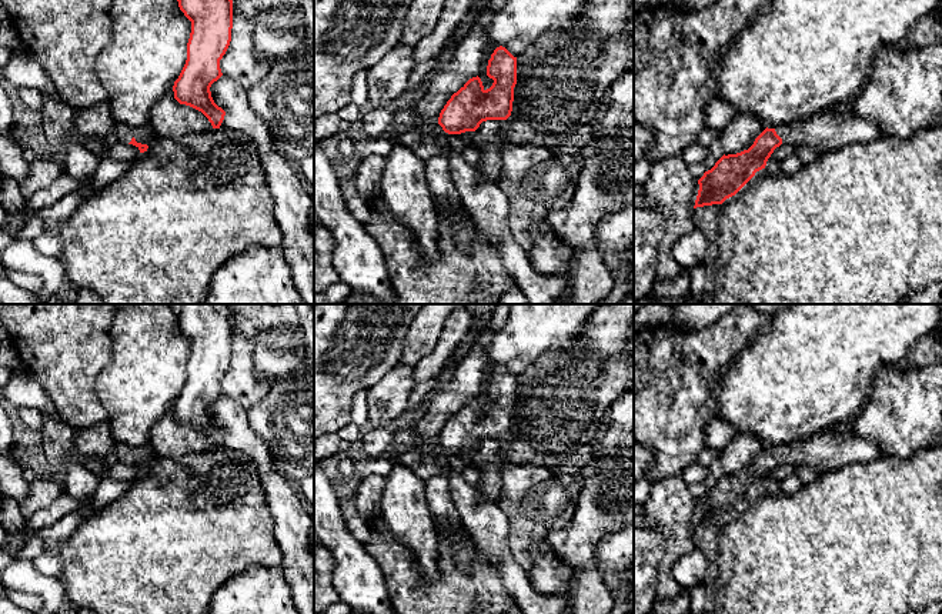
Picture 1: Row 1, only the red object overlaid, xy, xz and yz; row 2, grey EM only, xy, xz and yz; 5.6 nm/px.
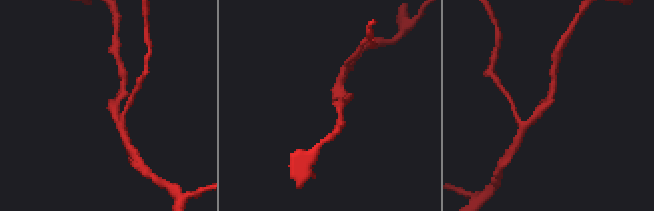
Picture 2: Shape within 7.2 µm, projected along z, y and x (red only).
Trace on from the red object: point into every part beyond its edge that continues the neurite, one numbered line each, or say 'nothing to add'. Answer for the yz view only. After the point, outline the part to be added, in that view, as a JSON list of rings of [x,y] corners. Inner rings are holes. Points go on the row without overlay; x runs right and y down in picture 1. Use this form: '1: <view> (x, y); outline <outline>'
1: yz (827, 451); outline [[[846,427],[841,433],[825,431],[779,446],[775,451],[782,463],[805,464],[818,470],[821,475],[849,464],[883,458],[875,441],[855,436]]]

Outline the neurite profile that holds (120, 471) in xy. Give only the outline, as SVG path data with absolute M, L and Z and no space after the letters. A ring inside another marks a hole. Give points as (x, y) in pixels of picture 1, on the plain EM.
M114 460L111 463L111 467L108 468L108 471L100 477L101 478L111 478L111 480L134 480L140 475L140 470L138 467L128 464L128 463L120 463L117 460Z

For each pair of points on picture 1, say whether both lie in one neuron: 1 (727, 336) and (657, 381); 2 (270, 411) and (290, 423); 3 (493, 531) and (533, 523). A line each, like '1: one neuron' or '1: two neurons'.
1: one neuron
2: one neuron
3: two neurons

